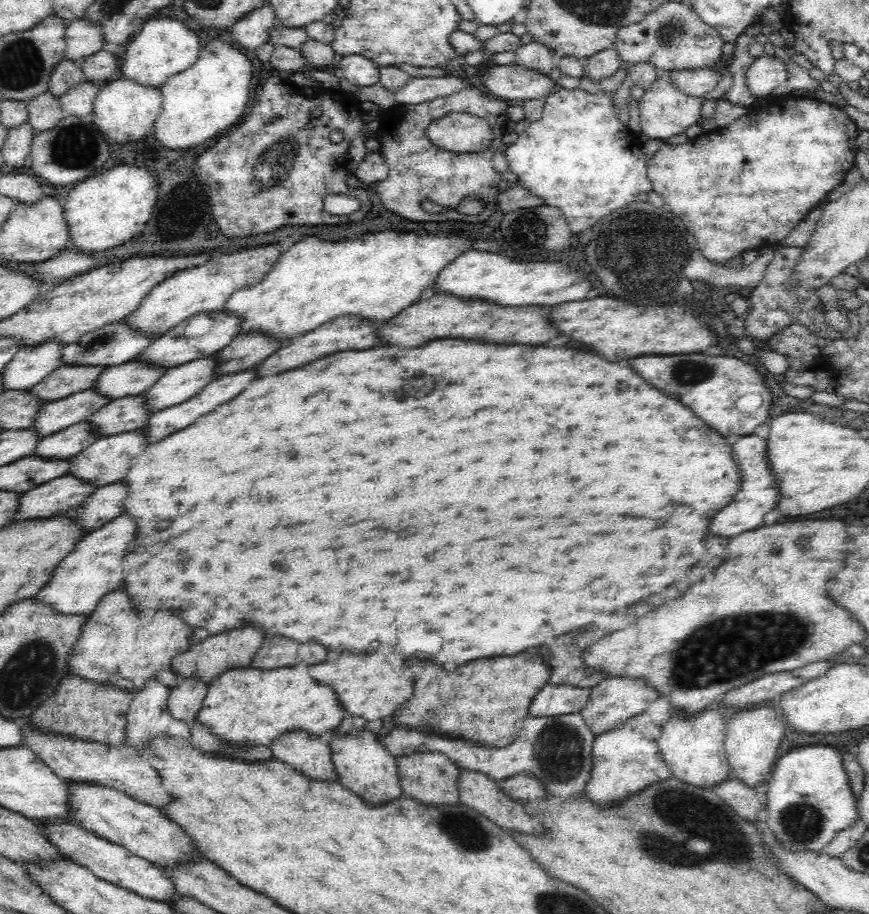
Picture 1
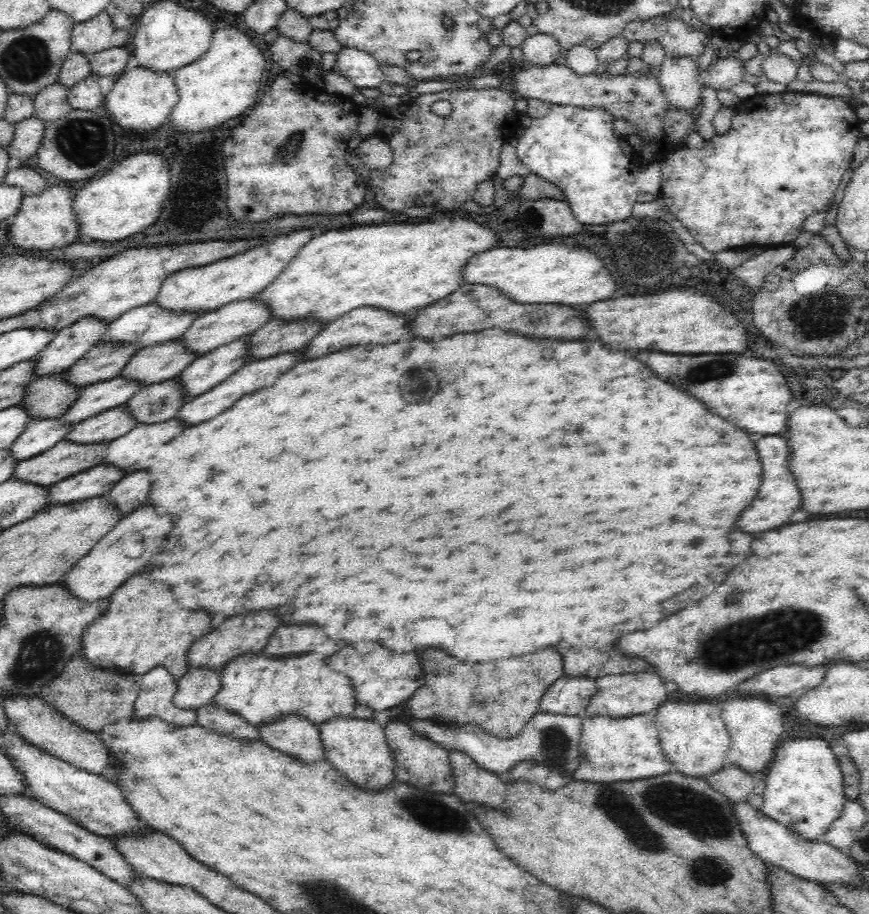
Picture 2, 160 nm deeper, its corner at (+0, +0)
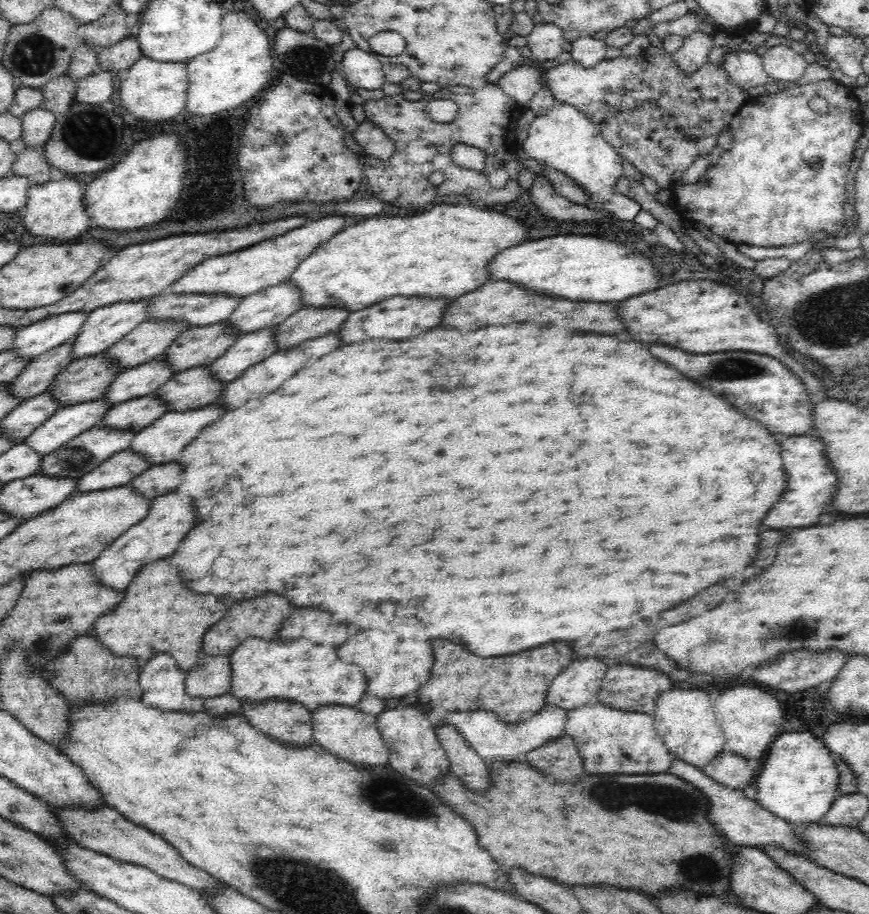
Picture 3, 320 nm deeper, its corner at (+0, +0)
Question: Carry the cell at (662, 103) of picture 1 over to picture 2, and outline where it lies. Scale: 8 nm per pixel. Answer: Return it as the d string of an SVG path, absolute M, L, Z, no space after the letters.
M666 55L663 58L663 62L657 69L658 81L660 81L660 87L662 87L663 93L668 97L668 103L674 107L674 109L694 110L698 107L701 100L700 88L698 85L698 72L700 67L694 56L682 56L682 57L670 57Z

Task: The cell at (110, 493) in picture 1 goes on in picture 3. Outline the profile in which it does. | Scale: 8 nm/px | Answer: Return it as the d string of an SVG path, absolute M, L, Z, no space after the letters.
M176 464L152 465L146 472L130 483L136 490L144 492L146 498L156 498L160 494L170 494L184 480L184 470Z

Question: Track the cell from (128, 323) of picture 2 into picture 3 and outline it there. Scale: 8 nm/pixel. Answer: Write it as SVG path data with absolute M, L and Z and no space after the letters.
M168 289L161 292L148 308L147 320L180 319L190 327L208 326L226 321L244 296L227 294L174 294Z

